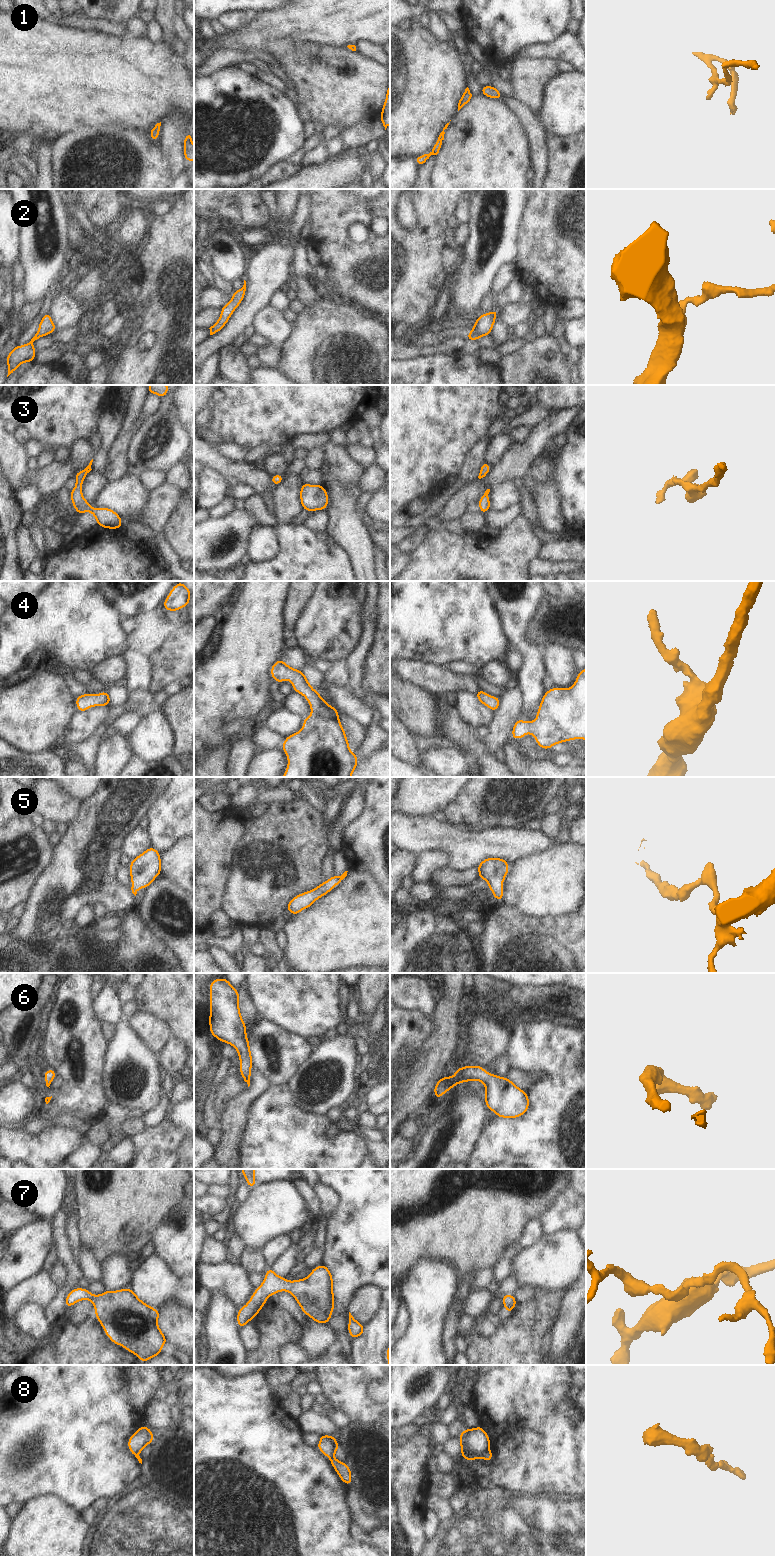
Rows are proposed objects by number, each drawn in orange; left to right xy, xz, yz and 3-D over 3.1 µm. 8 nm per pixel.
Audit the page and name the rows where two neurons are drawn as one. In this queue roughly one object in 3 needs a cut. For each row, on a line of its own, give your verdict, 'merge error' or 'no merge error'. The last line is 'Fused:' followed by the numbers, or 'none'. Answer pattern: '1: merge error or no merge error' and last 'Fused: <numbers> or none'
1: no merge error
2: no merge error
3: no merge error
4: no merge error
5: no merge error
6: no merge error
7: no merge error
8: merge error
Fused: 8

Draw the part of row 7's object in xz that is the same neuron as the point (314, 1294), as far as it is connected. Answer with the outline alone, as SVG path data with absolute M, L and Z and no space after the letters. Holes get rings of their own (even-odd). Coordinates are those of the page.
M324 1264L313 1268L307 1278L289 1282L285 1277L276 1275L272 1267L264 1274L263 1283L256 1288L248 1303L238 1311L237 1324L240 1329L258 1315L268 1297L280 1291L288 1291L303 1313L314 1322L328 1324L335 1299L332 1274Z

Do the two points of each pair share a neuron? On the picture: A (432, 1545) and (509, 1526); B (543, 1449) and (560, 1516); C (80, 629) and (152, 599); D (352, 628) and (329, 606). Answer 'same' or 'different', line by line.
A: different
B: same
C: different
D: same

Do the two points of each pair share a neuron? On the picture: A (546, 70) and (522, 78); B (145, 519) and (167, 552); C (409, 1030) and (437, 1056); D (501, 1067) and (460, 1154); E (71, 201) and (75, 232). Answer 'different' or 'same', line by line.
A: same
B: same
C: different
D: different
E: same

